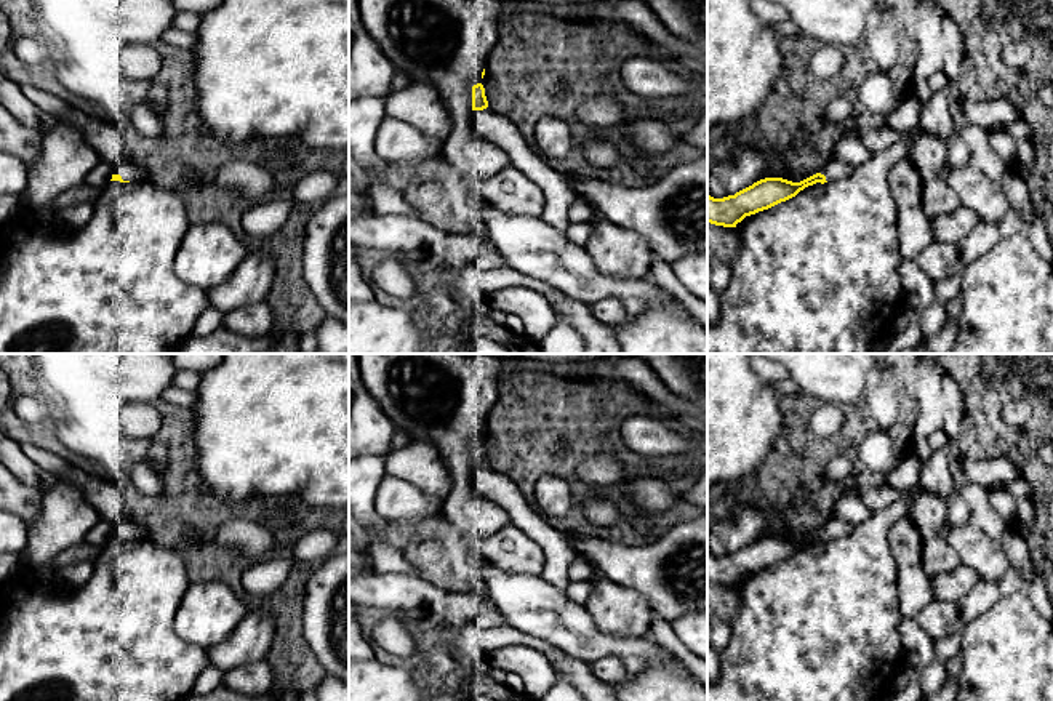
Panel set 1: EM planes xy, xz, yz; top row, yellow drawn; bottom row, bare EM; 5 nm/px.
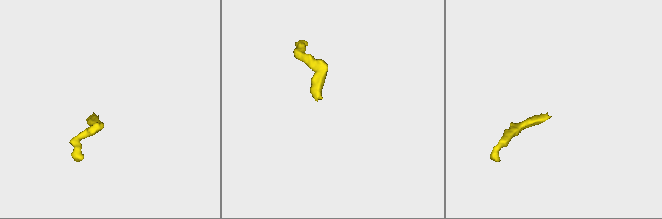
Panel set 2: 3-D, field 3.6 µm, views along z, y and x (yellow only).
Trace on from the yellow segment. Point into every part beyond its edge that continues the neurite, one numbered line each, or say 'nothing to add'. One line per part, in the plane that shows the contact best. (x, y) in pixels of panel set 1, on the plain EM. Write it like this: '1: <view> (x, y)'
1: xy (128, 530)

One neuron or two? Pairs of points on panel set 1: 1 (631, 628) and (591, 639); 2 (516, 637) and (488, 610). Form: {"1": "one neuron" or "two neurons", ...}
{"1": "two neurons", "2": "two neurons"}

